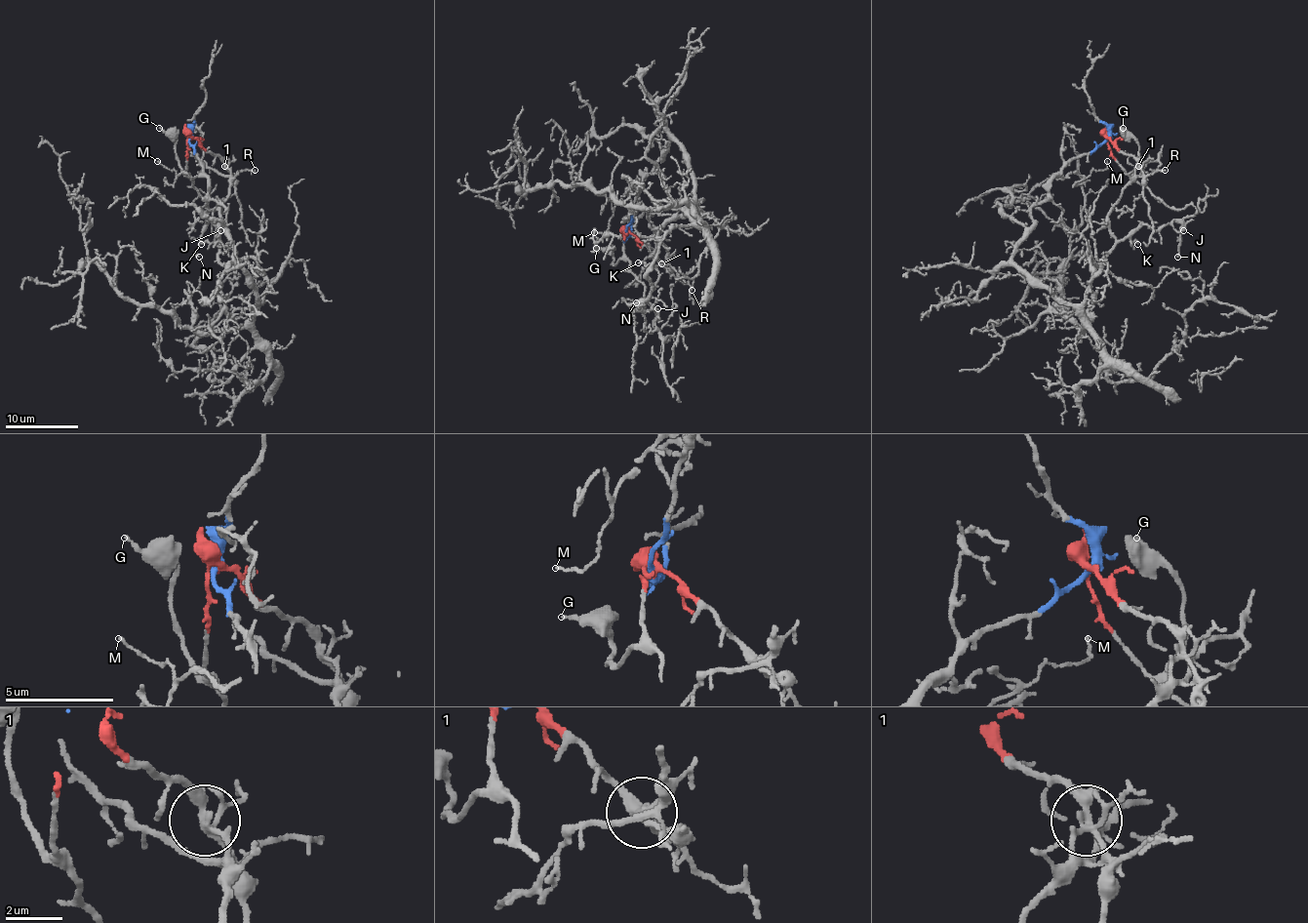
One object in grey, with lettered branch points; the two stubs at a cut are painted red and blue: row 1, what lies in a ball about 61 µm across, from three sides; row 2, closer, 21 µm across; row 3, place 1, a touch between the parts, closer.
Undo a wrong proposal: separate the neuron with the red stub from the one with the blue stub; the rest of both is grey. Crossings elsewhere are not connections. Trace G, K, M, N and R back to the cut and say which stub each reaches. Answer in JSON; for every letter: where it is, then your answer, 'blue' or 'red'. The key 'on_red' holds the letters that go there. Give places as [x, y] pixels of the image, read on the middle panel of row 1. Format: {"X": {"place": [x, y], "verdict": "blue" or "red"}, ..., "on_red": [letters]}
{"G": {"place": [596, 248], "verdict": "red"}, "K": {"place": [638, 262], "verdict": "blue"}, "M": {"place": [594, 232], "verdict": "blue"}, "N": {"place": [636, 302], "verdict": "blue"}, "R": {"place": [692, 290], "verdict": "red"}, "on_red": ["G", "R"]}

